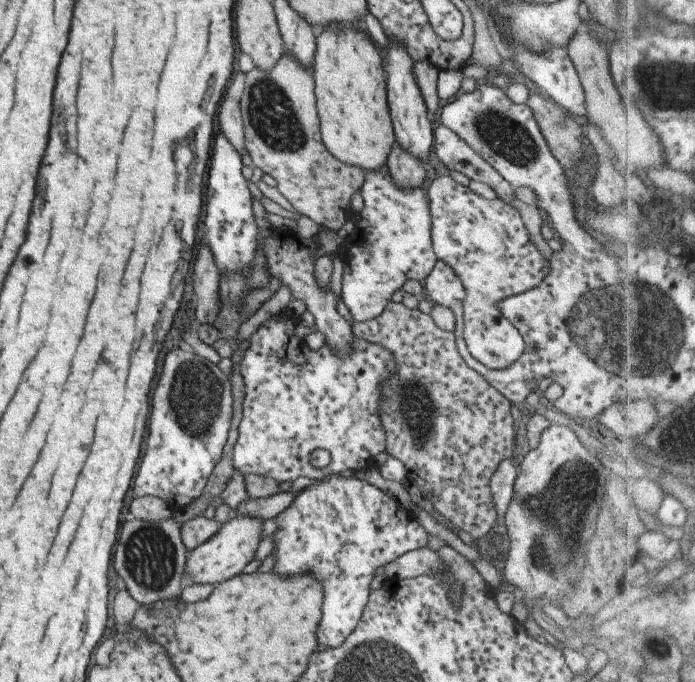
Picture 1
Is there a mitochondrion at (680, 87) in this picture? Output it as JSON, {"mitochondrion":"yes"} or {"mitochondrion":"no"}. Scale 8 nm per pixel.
{"mitochondrion":"yes"}

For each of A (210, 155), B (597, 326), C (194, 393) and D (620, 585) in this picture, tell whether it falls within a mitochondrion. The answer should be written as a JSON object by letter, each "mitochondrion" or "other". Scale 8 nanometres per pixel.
{"A":"other","B":"mitochondrion","C":"mitochondrion","D":"other"}

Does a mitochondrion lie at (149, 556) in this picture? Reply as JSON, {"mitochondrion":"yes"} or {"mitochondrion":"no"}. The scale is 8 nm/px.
{"mitochondrion":"yes"}

